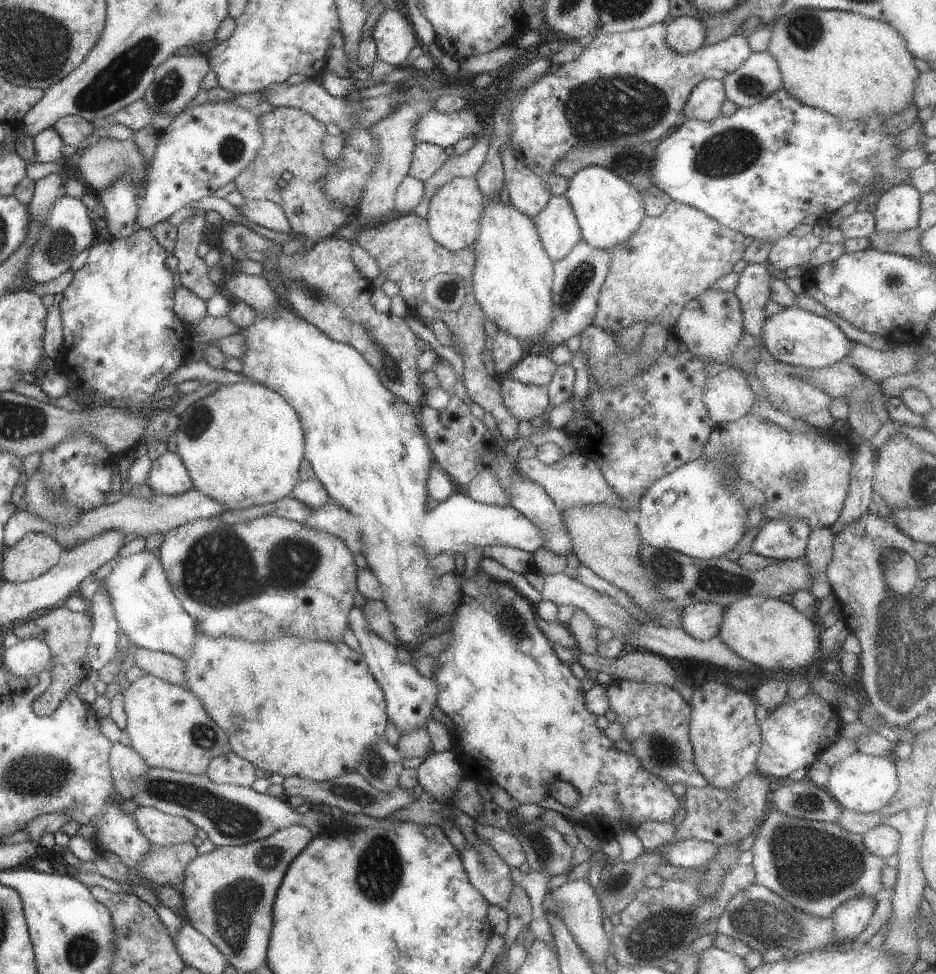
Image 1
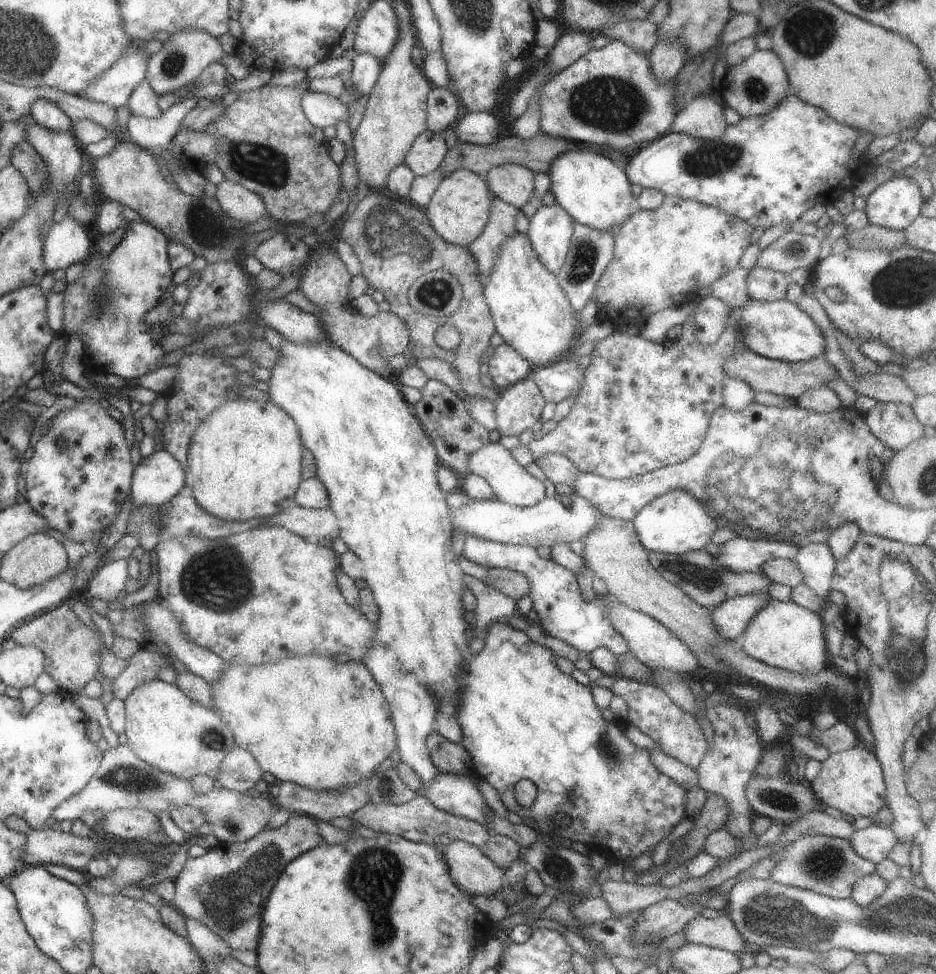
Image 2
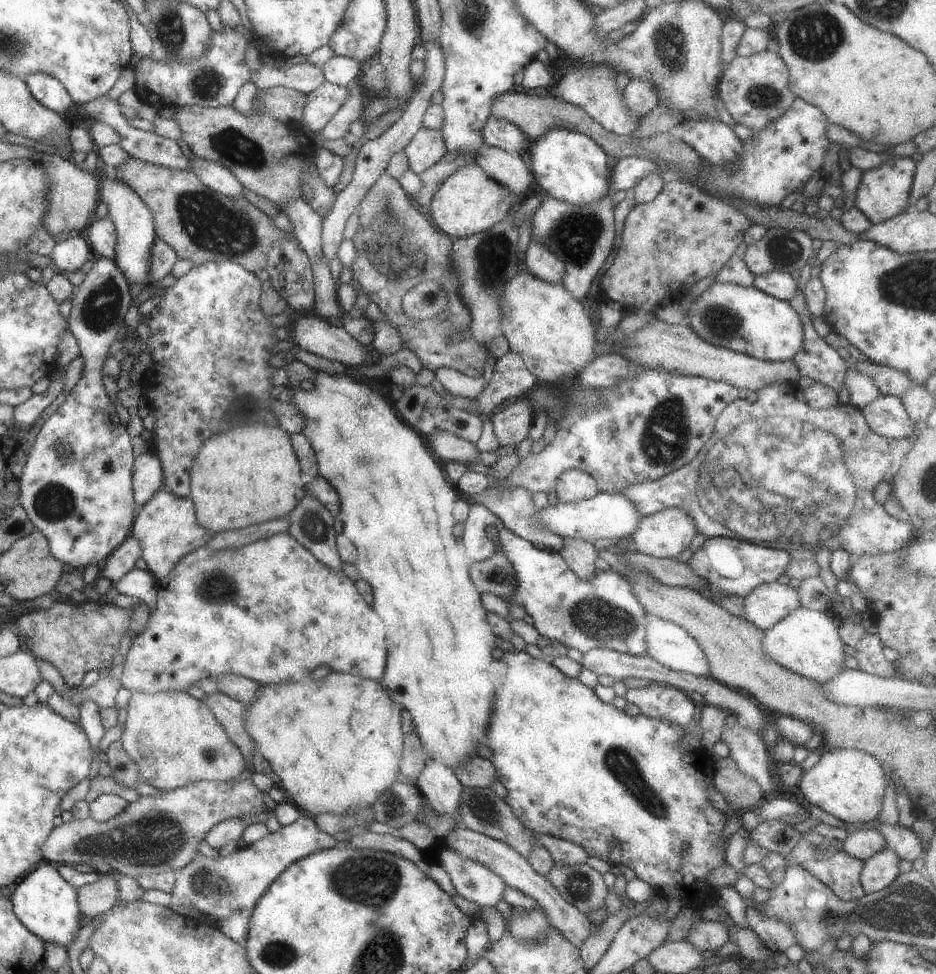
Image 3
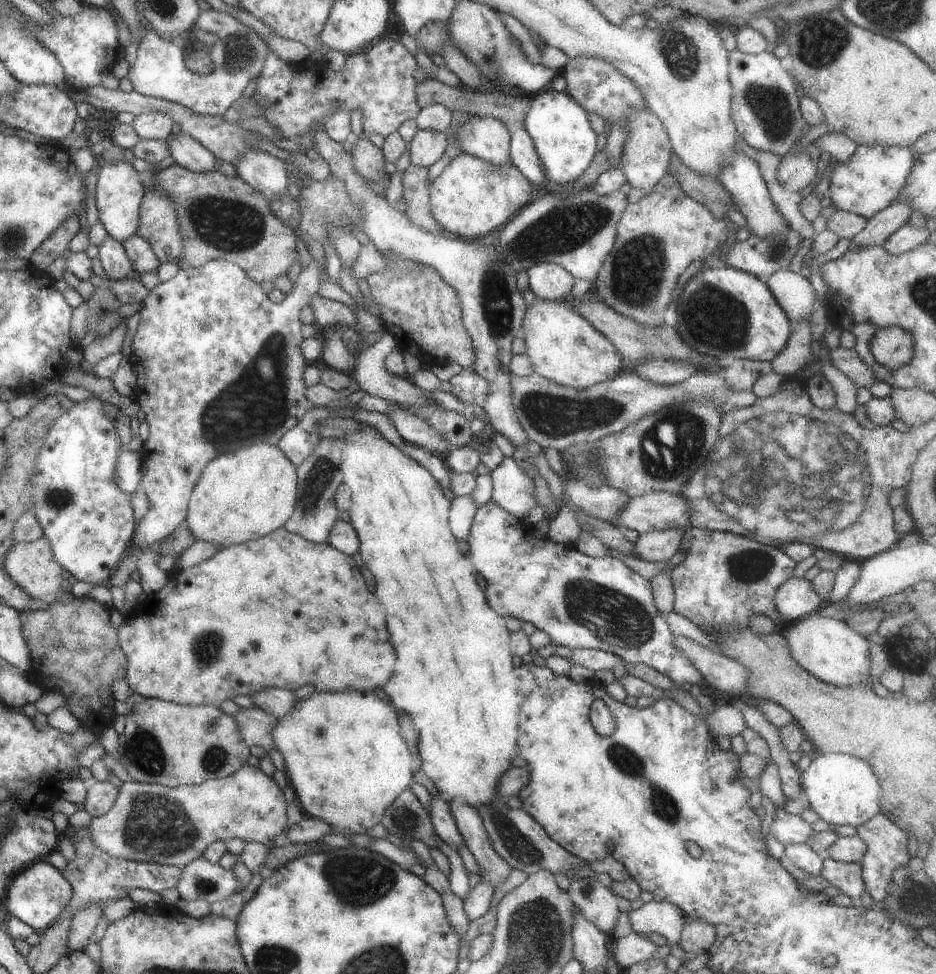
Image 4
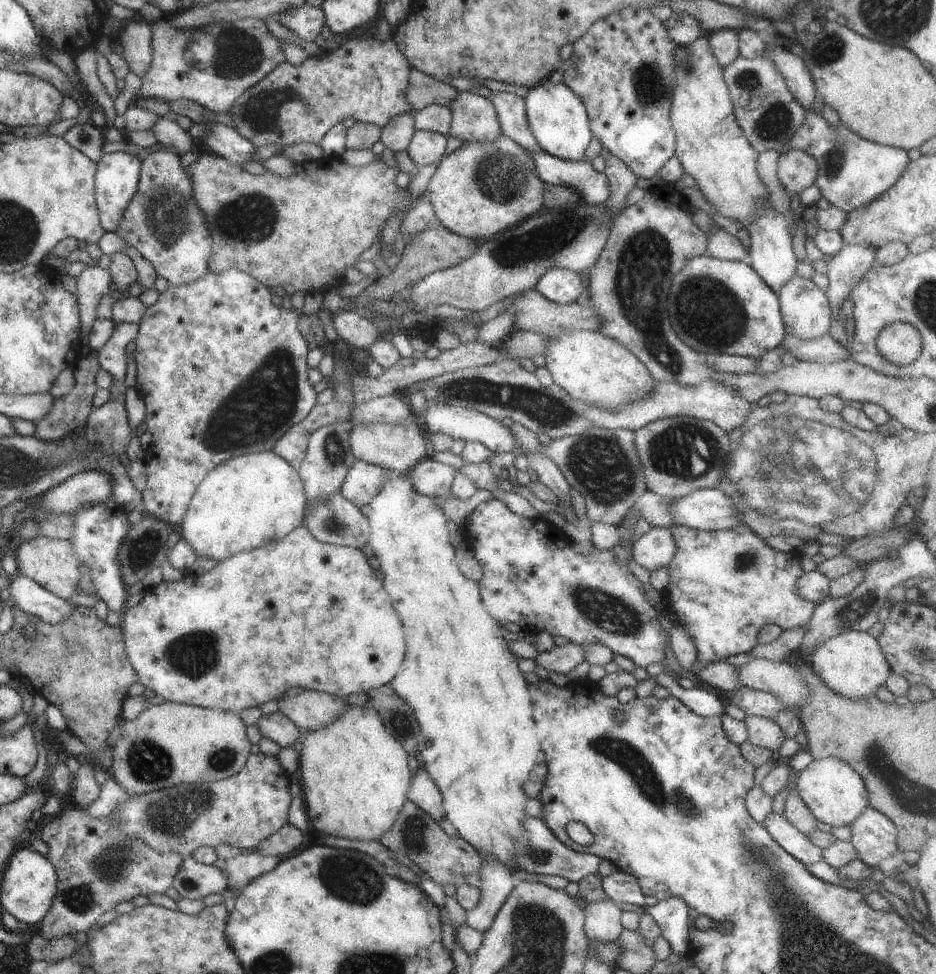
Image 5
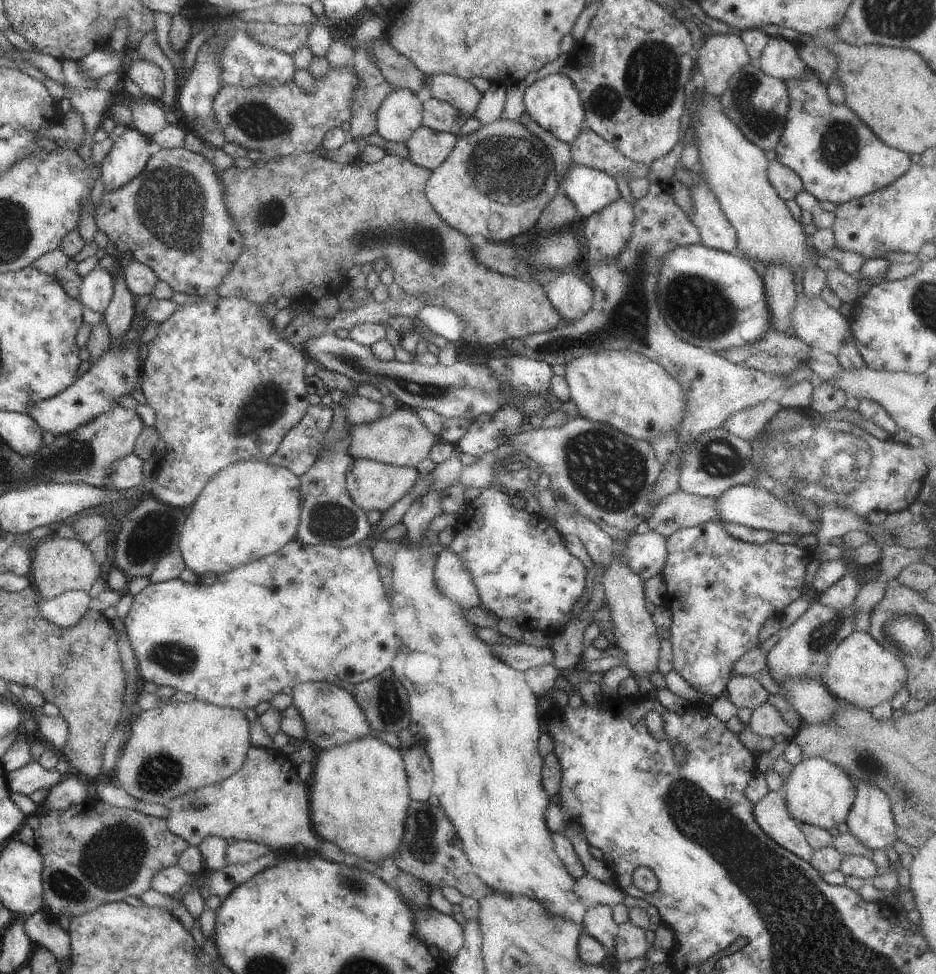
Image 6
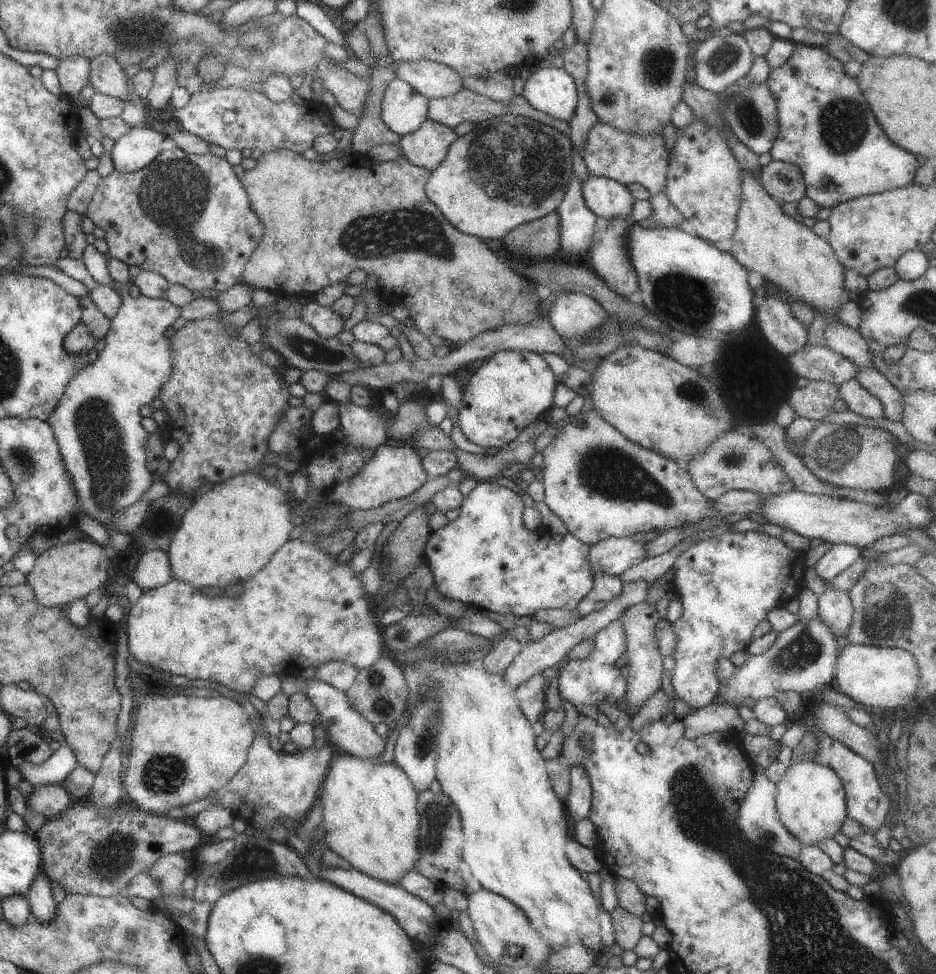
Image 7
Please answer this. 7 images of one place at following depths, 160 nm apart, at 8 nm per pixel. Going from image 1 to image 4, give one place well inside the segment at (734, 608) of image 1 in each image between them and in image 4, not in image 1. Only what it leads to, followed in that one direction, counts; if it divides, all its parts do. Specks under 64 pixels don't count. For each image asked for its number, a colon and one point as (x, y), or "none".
2: (783, 635)
3: (805, 642)
4: (825, 648)

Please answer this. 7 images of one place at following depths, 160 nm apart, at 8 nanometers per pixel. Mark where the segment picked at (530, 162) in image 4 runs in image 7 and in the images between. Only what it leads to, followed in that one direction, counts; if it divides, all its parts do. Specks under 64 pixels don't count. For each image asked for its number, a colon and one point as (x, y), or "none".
5: (592, 186)
6: (590, 190)
7: (604, 197)

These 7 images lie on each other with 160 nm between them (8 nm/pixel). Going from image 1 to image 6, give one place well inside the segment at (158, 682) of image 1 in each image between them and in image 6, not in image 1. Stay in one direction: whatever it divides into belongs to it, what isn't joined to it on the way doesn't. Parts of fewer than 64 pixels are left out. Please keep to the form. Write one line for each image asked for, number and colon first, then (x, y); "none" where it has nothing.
2: (165, 729)
3: (172, 738)
4: (164, 743)
5: (168, 743)
6: (170, 748)

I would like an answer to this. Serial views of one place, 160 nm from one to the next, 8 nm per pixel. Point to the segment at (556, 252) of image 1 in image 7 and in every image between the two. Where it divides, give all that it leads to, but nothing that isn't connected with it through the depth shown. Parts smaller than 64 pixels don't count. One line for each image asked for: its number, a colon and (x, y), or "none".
2: (549, 230)
3: (542, 263)
4: (547, 280)
5: (561, 286)
6: (571, 297)
7: (572, 314)

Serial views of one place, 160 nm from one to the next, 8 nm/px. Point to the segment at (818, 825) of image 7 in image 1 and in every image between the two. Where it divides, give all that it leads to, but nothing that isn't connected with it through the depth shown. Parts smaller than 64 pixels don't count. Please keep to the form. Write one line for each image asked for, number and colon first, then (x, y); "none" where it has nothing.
1: (861, 783)
2: (851, 781)
3: (848, 784)
4: (842, 790)
5: (834, 794)
6: (816, 792)

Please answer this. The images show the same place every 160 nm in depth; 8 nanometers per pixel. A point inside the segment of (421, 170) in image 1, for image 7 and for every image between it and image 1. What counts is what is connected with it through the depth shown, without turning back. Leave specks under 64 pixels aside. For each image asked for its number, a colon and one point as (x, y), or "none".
2: (427, 151)
3: (426, 147)
4: (425, 148)
5: (480, 189)
6: (494, 182)
7: (507, 170)

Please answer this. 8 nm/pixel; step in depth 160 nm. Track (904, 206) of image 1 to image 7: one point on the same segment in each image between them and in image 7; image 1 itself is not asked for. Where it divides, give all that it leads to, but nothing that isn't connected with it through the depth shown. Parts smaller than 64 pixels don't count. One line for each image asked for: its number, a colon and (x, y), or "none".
2: (894, 204)
3: (883, 192)
4: (870, 179)
5: (851, 172)
6: (837, 158)
7: (825, 127)

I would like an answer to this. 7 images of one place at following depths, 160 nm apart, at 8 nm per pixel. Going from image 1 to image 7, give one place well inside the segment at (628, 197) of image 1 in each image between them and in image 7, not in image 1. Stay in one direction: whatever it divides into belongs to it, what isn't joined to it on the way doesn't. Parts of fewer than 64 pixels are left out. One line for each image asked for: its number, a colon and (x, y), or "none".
2: (594, 191)
3: (568, 166)
4: (564, 143)
5: (557, 119)
6: (552, 102)
7: (551, 90)

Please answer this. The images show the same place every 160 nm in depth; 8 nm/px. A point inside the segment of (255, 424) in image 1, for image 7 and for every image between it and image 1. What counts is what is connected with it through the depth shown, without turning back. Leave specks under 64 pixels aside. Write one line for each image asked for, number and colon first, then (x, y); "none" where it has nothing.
2: (243, 461)
3: (247, 474)
4: (241, 495)
5: (242, 503)
6: (248, 509)
7: (230, 531)

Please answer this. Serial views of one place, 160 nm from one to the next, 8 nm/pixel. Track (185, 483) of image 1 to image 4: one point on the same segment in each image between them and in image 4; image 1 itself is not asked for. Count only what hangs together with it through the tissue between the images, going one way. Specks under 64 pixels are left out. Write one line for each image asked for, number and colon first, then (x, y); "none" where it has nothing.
2: (157, 478)
3: (146, 475)
4: (129, 468)

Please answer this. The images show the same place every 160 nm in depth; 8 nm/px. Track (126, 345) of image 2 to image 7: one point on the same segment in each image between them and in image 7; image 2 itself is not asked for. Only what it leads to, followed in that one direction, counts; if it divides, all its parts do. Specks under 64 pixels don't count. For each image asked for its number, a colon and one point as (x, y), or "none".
3: (134, 231)
4: (118, 190)
5: (115, 181)
6: (129, 152)
7: (131, 151)

